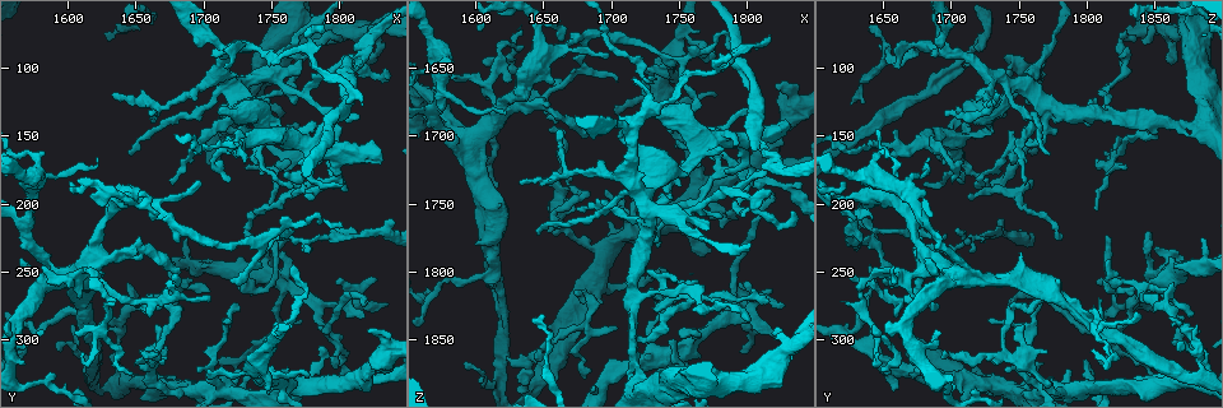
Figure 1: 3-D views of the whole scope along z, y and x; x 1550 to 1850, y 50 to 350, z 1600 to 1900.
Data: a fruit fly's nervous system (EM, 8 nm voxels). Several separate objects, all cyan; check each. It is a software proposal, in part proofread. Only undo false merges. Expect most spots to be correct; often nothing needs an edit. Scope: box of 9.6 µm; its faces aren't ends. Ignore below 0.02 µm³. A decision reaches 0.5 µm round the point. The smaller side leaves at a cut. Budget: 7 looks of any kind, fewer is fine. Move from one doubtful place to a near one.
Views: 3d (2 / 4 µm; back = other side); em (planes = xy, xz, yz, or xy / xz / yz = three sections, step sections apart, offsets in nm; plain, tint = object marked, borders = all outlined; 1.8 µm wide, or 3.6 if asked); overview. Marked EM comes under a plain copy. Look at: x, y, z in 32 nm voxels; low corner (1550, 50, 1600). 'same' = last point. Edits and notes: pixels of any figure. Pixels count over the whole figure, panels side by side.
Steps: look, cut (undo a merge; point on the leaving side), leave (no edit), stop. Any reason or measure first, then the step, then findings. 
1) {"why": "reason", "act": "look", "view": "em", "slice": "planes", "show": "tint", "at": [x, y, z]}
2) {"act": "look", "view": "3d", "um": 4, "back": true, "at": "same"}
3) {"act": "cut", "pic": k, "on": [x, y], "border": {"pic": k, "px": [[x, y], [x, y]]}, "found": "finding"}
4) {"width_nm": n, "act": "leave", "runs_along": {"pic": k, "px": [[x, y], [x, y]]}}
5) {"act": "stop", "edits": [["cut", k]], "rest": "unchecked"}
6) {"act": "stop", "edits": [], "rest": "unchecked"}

{"why": "three-way junction", "act": "look", "view": "3d", "um": 4, "at": [1612, 284, 1798]}

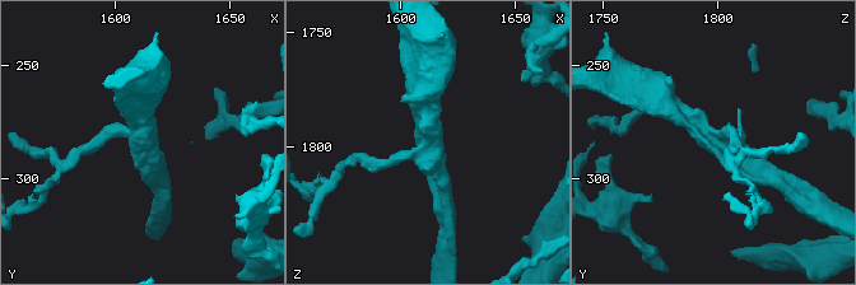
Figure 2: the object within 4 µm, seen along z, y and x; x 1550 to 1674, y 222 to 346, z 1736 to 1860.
{"act": "look", "view": "em", "um": 3.6, "slice": "yz", "step": 16, "show": "tint", "at": [1612, 284, 1798]}

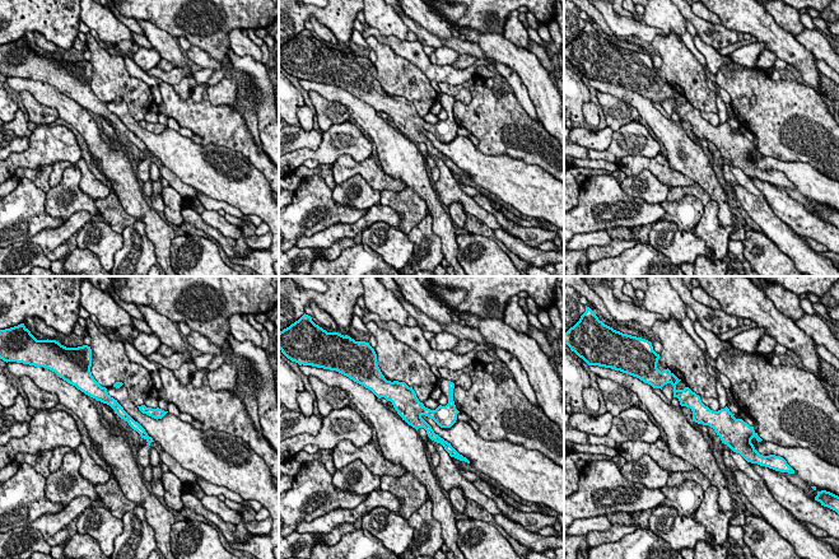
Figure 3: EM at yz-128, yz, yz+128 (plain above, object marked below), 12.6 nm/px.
{"why": "cut it another way", "act": "look", "view": "em", "um": 3.6, "slice": "planes", "show": "tint", "at": "same"}

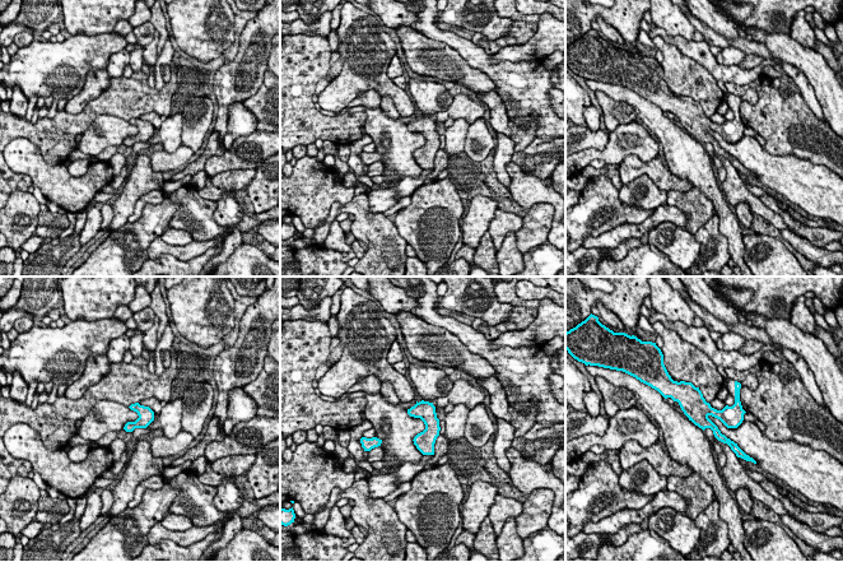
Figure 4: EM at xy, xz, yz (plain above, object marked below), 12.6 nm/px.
{"act": "leave", "found": "one neuron here"}

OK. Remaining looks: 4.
{"why": "four arms meet", "act": "look", "view": "em", "um": 3.6, "slice": "planes", "show": "tint", "at": [1598, 252, 1706]}

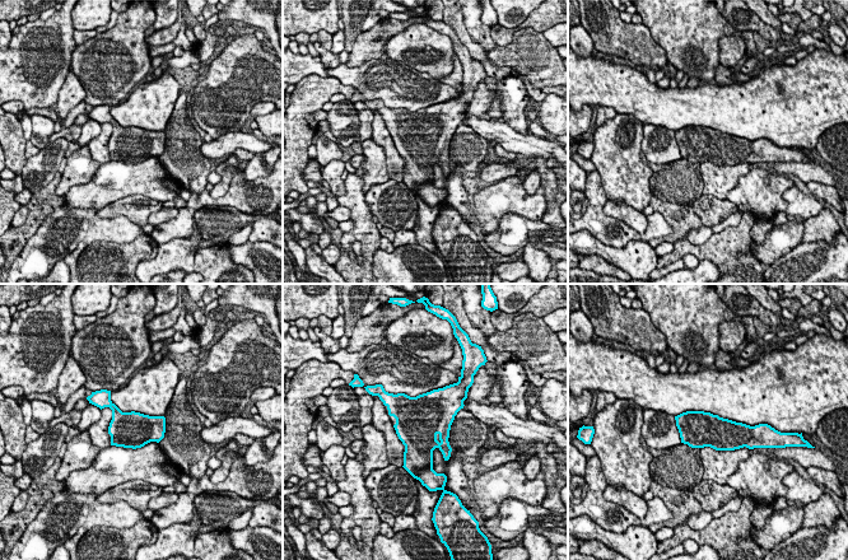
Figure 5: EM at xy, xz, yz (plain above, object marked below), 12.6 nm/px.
{"act": "leave", "found": "one neuron here"}

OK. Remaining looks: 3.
{"why": "arms part here", "act": "look", "view": "3d", "um": 2, "at": [1736, 322, 1674]}

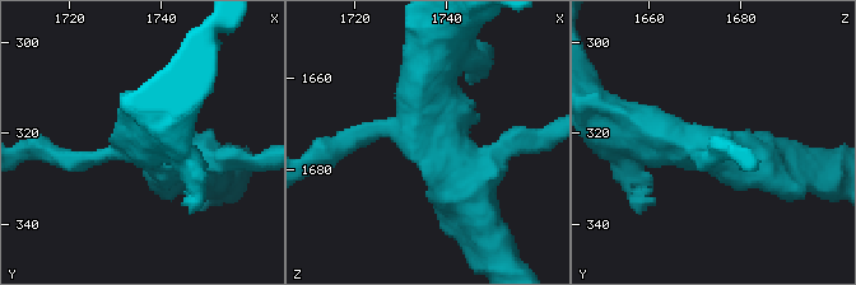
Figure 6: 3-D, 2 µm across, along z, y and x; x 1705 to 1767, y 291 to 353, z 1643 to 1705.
{"why": "now the EM", "act": "look", "view": "em", "slice": "yz", "step": 4, "show": "tint", "at": [1738, 324, 1673]}

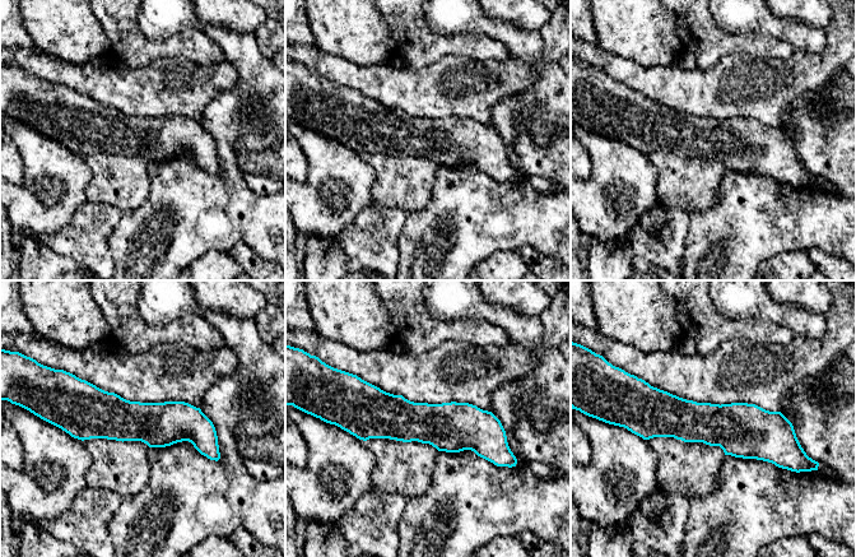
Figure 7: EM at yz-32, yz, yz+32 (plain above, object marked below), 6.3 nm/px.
{"act": "look", "view": "em", "slice": "planes", "show": "tint", "at": "same"}

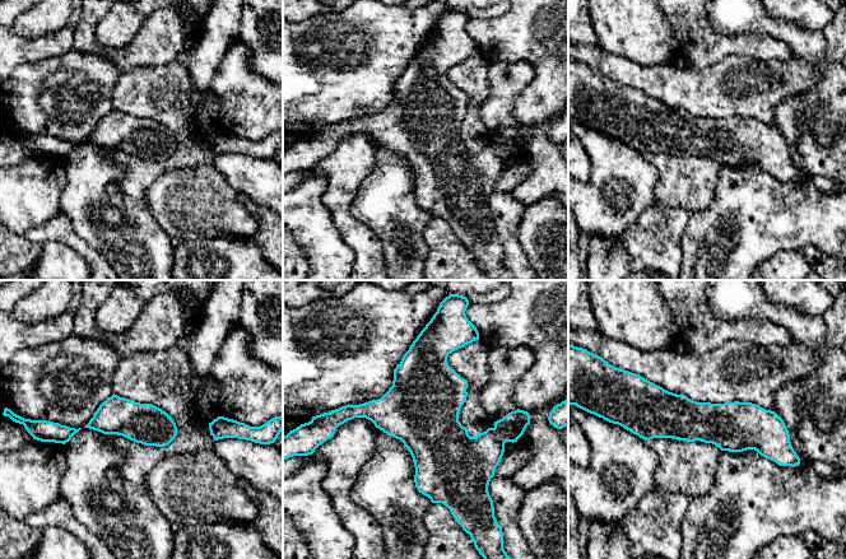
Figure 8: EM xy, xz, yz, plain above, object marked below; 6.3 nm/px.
{"act": "leave", "runs_along": {"pic": 8, "px": [[635, 417], [748, 425], [785, 442]]}, "found": "all the same neuron"}

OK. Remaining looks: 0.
{"act": "stop", "edits": [], "rest": "unchecked"}

